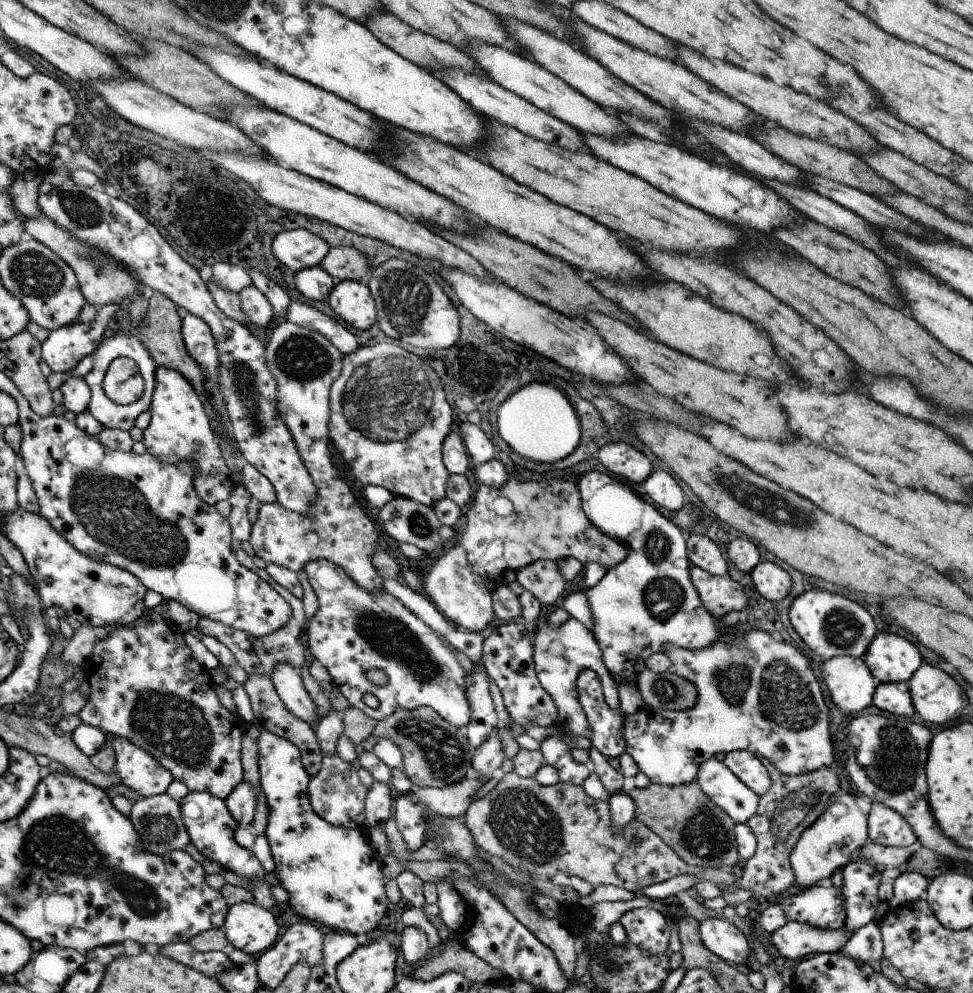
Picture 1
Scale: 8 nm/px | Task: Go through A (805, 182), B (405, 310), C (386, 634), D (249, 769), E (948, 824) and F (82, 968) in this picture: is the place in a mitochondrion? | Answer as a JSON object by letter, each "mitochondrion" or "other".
{"A":"other","B":"mitochondrion","C":"mitochondrion","D":"other","E":"mitochondrion","F":"other"}

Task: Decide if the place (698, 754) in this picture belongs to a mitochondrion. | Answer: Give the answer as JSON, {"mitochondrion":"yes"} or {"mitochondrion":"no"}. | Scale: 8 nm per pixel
{"mitochondrion":"no"}

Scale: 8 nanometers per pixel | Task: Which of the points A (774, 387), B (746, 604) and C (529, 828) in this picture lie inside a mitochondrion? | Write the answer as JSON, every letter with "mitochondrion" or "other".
{"A":"other","B":"other","C":"mitochondrion"}

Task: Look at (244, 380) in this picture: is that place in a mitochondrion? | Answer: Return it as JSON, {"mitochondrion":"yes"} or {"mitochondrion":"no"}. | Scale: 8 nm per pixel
{"mitochondrion":"yes"}

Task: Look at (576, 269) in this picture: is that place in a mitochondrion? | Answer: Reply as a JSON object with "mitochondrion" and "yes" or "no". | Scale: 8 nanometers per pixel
{"mitochondrion":"no"}

